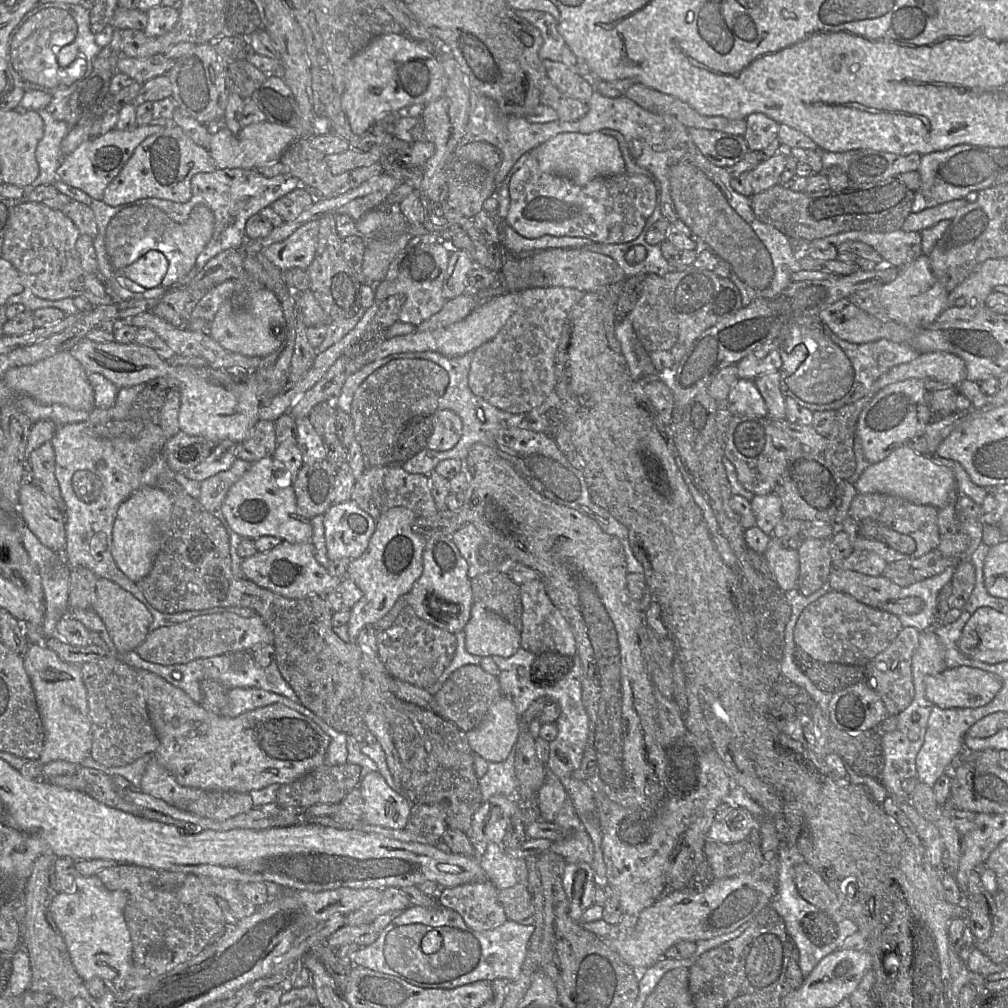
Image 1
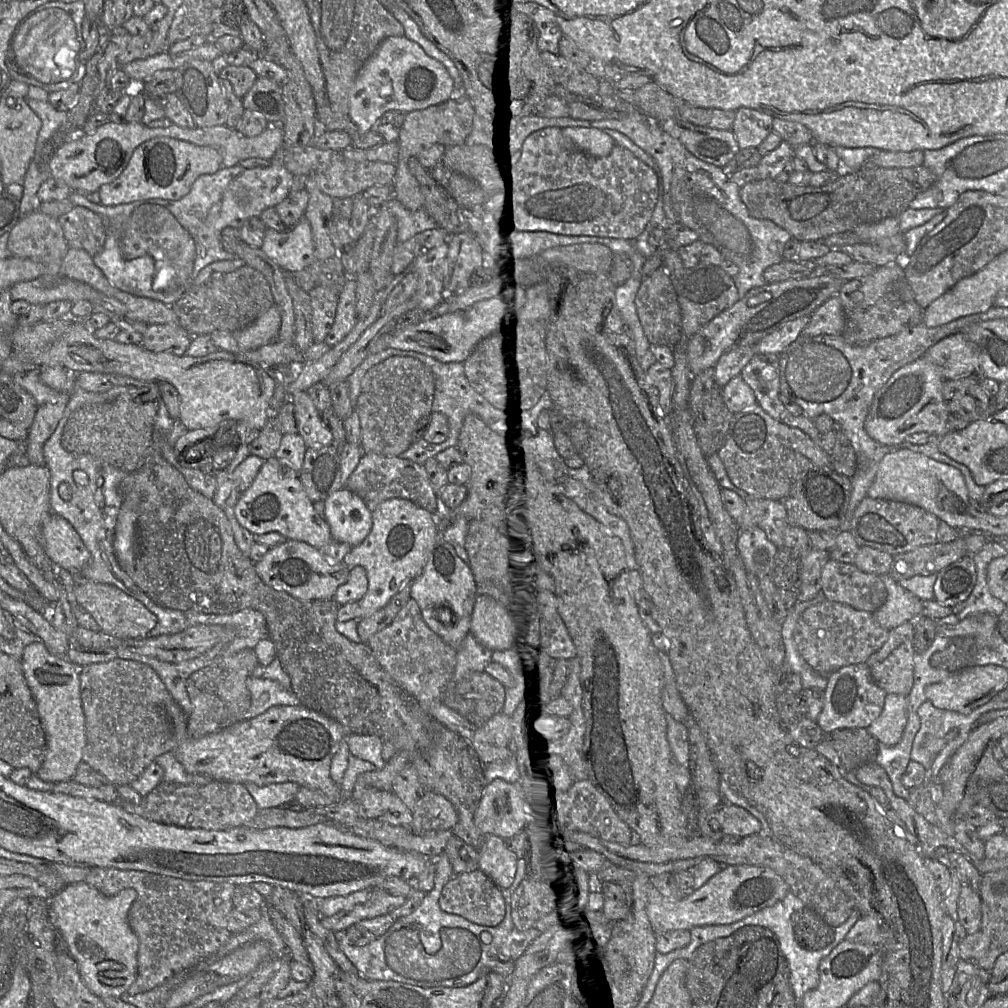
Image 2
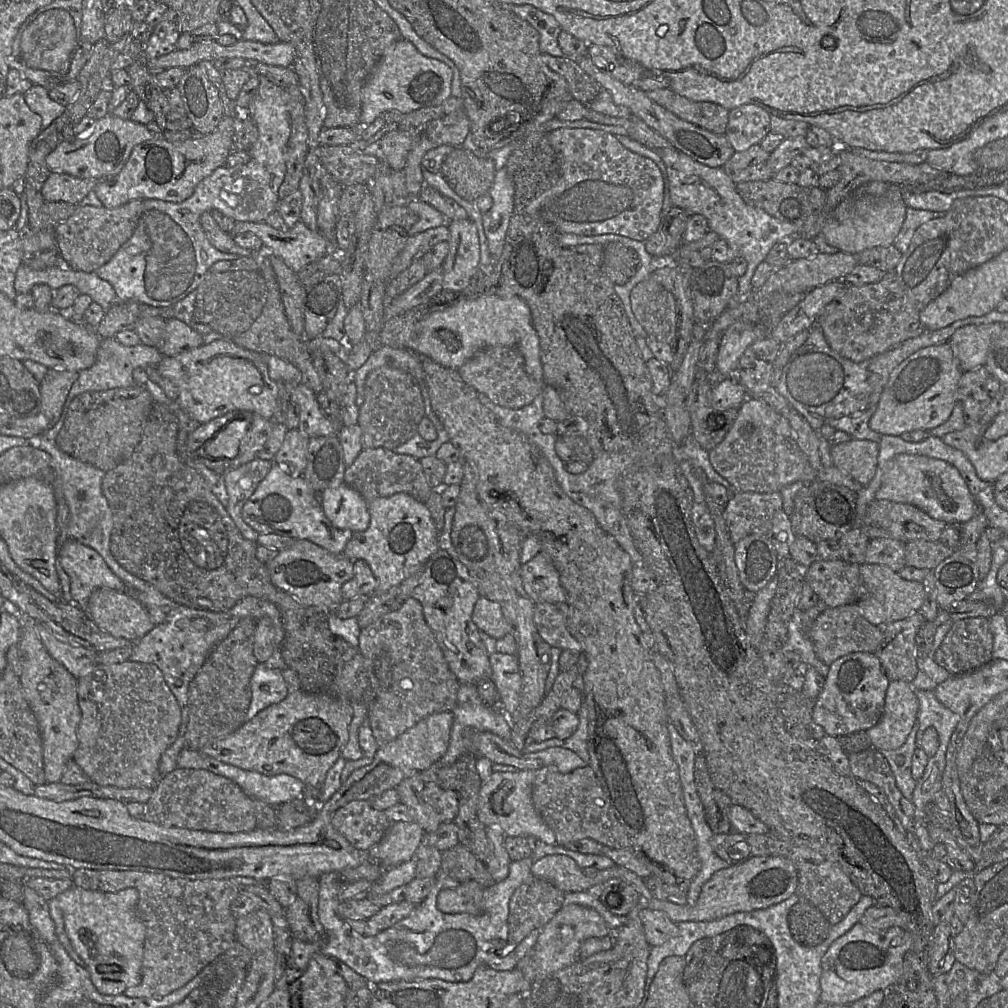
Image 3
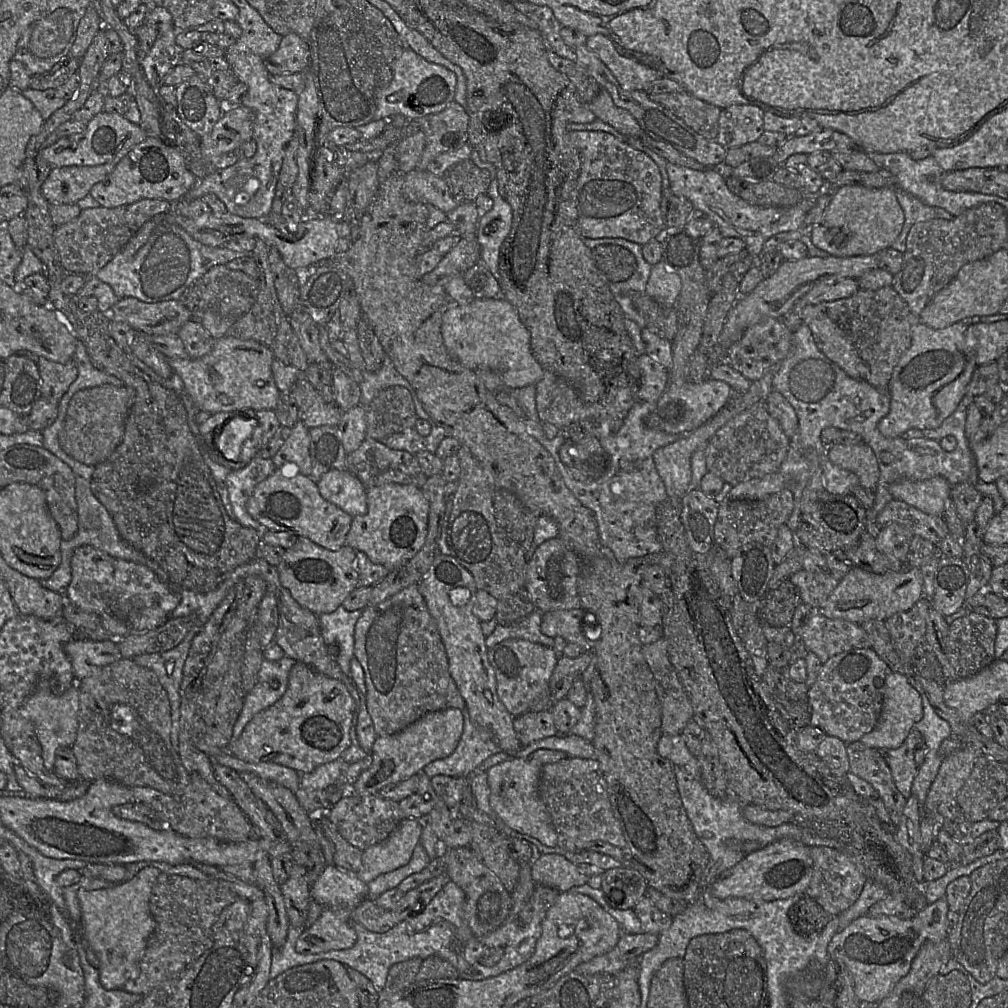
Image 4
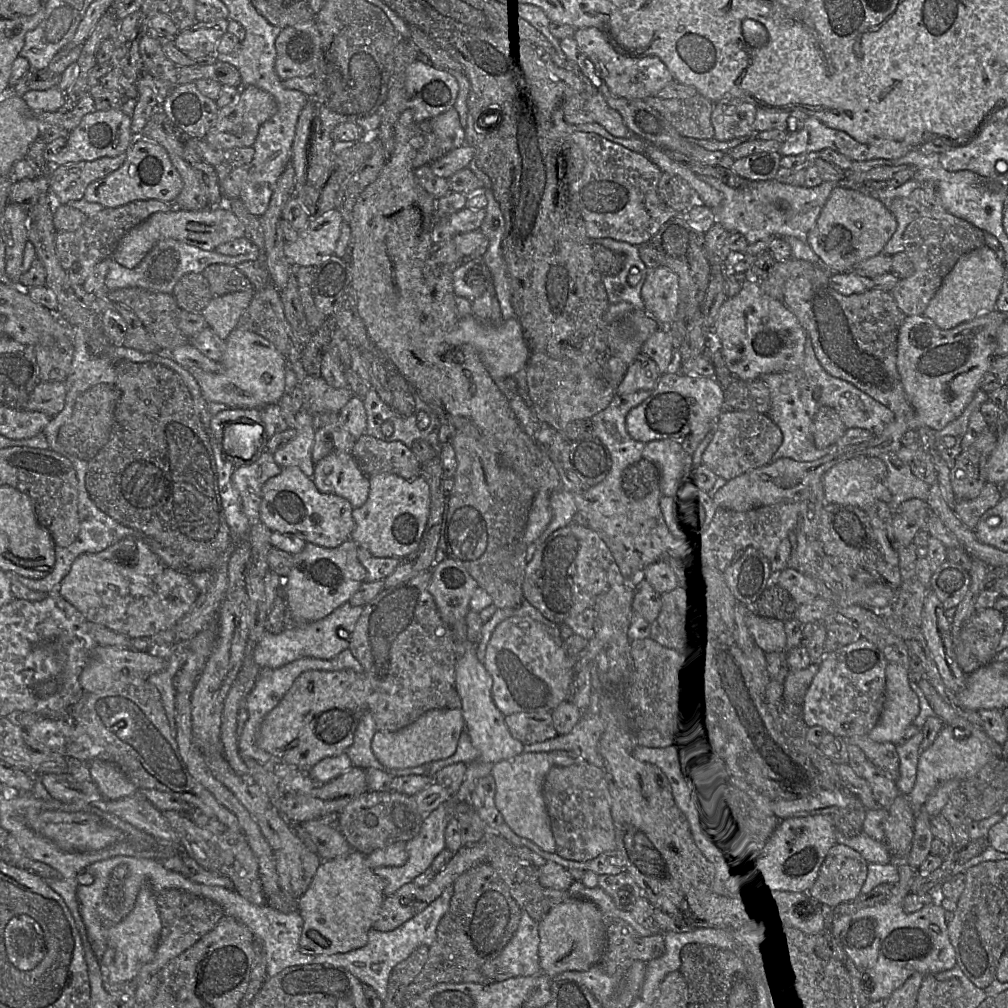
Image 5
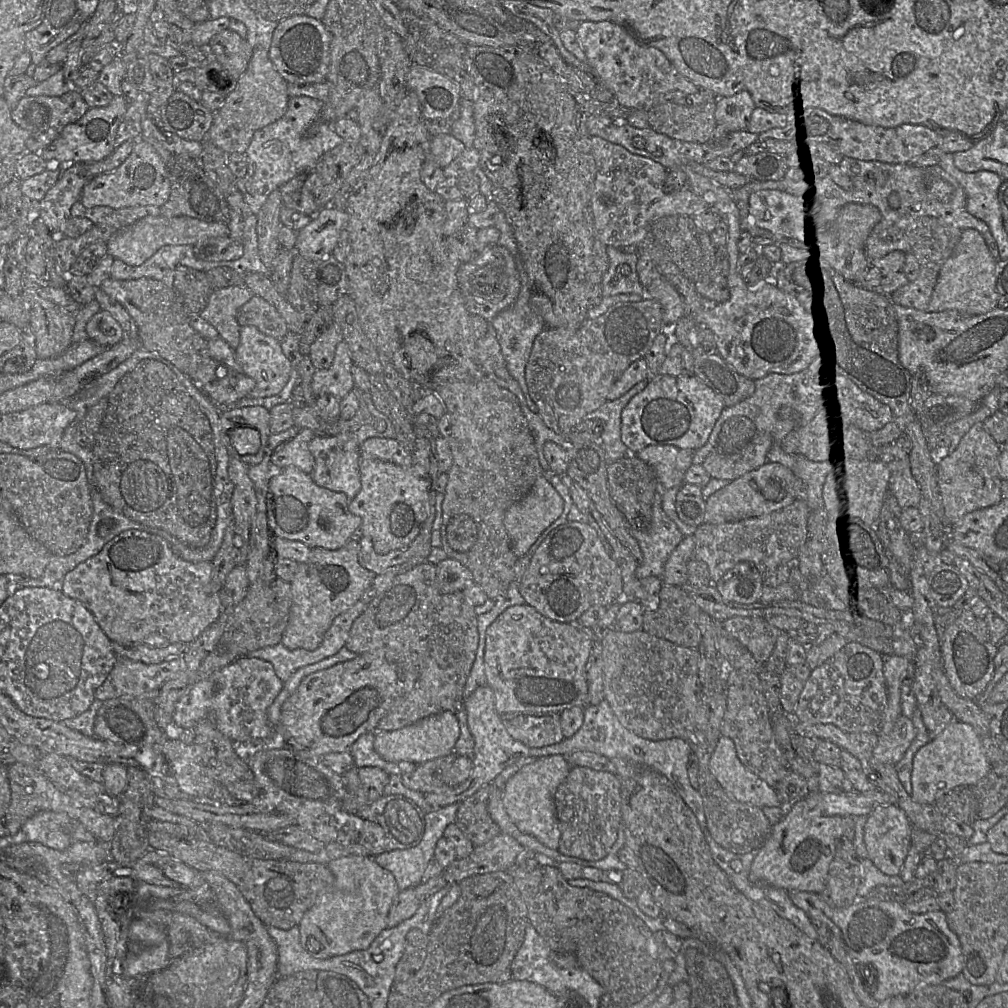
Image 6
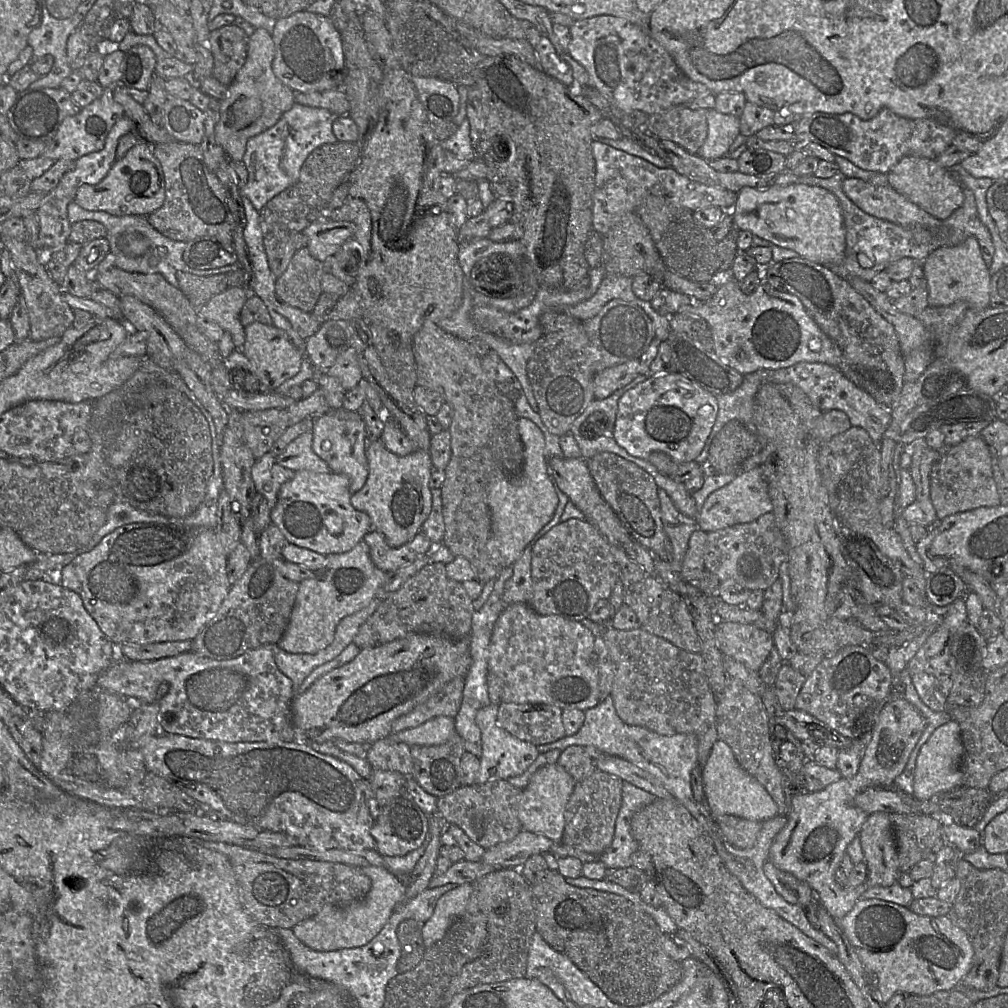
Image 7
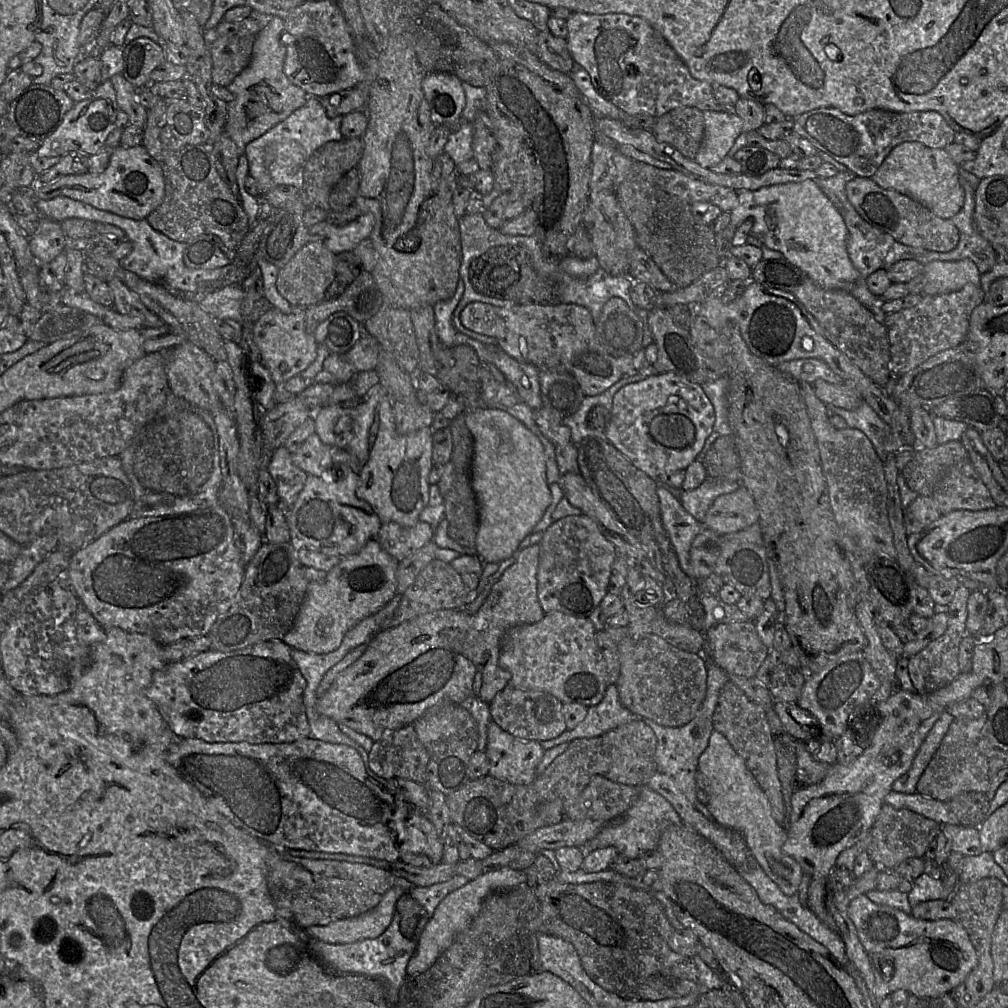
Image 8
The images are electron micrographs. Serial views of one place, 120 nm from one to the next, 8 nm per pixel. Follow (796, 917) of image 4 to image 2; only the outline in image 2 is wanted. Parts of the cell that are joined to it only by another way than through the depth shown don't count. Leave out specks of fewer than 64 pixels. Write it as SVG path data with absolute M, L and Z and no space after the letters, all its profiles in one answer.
M805 905L795 913L797 915L793 919L793 931L800 947L809 951L817 951L833 941L834 928L829 926L812 908Z

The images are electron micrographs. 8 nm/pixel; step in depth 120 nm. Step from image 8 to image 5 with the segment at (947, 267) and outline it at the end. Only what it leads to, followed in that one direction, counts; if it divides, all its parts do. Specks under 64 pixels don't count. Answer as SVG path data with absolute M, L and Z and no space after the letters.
M986 245L964 254L944 278L941 287L924 311L924 316L939 328L948 330L994 311L1001 292L1006 264Z

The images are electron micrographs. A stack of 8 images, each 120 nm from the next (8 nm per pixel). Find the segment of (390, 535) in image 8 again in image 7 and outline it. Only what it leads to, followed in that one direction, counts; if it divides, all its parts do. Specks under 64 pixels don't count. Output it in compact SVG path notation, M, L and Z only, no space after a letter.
M370 530L363 541L367 543L373 564L384 572L392 572L407 565L420 556L429 555L433 548L432 542L422 532L400 547L390 547L384 535L376 530Z

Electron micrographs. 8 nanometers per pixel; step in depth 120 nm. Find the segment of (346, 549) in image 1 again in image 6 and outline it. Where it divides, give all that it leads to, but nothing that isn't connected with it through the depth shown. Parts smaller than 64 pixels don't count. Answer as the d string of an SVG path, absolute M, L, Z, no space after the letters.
M338 434L335 436L315 435L309 445L315 466L311 472L313 481L320 487L343 492L350 500L361 490L360 478L360 444L352 434Z

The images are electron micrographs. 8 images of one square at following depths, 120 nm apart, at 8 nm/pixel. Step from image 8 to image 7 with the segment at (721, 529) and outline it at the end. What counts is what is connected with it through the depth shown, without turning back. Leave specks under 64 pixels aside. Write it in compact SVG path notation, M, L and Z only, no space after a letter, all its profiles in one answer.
M762 467L741 471L728 485L711 493L698 512L698 528L706 533L725 529L737 524L749 523L763 514L770 513L773 505L768 493L768 484Z

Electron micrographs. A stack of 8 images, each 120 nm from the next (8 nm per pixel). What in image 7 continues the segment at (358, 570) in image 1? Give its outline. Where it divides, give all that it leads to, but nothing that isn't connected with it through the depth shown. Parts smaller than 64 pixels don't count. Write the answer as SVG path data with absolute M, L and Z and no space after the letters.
M378 438L366 449L368 476L365 485L351 496L352 506L367 513L371 530L384 535L390 547L400 547L422 531L422 525L432 508L429 480L433 470L429 451L416 449L407 456L397 456L388 451Z

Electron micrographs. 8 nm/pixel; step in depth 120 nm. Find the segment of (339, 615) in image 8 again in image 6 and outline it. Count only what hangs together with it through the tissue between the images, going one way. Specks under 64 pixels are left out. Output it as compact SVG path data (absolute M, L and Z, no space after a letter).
M353 537L338 550L315 547L309 559L299 563L298 571L291 581L292 606L281 640L284 646L288 649L317 649L335 617L361 599L376 574L361 565L359 553L360 537Z

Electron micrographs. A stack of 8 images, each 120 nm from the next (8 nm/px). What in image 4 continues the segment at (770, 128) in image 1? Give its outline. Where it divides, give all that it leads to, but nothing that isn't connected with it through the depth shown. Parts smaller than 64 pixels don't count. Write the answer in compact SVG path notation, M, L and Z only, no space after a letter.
M751 104L721 109L715 141L726 149L757 141L764 131L763 116L764 110Z

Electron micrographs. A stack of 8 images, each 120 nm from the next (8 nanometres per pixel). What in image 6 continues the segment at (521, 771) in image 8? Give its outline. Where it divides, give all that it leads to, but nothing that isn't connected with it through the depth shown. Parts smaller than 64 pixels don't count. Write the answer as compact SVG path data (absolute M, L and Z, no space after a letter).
M487 684L479 686L466 697L463 701L463 708L466 710L468 728L474 739L472 770L469 777L462 783L425 793L425 800L432 810L466 799L482 786L491 783L508 766L519 759L528 757L529 749L535 748L528 747L507 732L501 715L496 711L493 690Z

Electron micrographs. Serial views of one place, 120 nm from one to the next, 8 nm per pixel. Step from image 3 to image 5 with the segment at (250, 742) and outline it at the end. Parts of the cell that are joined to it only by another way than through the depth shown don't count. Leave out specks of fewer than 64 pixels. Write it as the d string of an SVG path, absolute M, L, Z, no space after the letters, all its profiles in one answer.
M309 670L300 674L278 705L263 719L256 744L276 761L309 771L325 757L338 756L353 742L362 715L368 710L372 685L364 672Z

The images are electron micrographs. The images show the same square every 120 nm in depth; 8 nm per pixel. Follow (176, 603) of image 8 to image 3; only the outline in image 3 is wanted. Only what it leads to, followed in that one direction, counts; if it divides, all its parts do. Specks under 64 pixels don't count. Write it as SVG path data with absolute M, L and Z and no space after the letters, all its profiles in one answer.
M70 539L58 548L58 559L70 578L72 603L84 612L91 594L99 588L126 592L125 584L92 548Z

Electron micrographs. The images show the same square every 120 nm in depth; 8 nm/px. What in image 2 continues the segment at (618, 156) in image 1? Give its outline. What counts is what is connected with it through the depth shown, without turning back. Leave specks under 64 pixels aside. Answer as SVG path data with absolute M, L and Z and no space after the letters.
M563 128L563 133L579 150L594 157L609 155L616 145L609 135L596 128Z

